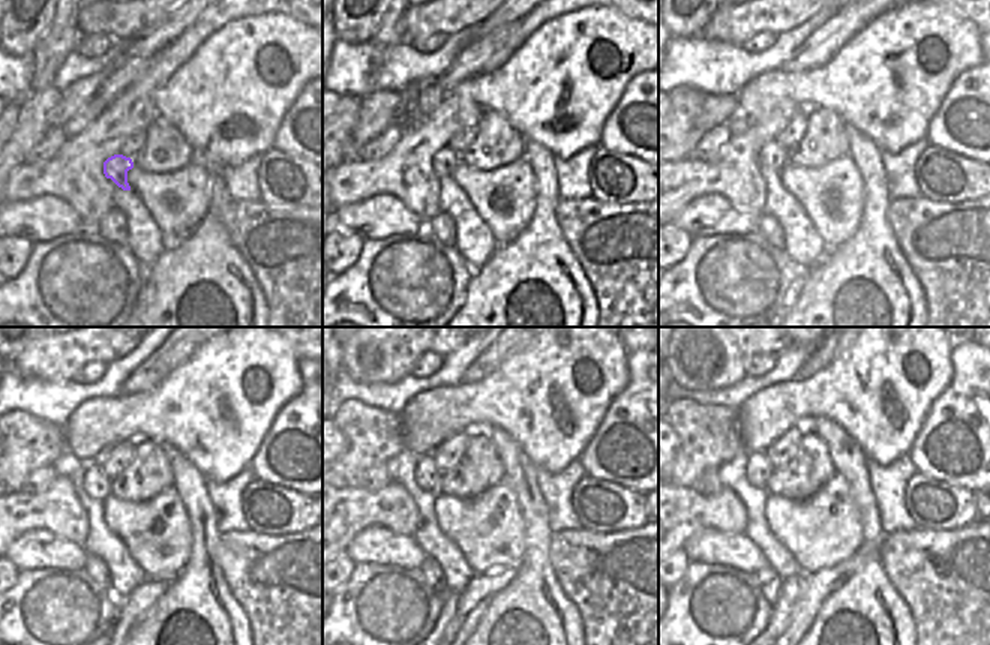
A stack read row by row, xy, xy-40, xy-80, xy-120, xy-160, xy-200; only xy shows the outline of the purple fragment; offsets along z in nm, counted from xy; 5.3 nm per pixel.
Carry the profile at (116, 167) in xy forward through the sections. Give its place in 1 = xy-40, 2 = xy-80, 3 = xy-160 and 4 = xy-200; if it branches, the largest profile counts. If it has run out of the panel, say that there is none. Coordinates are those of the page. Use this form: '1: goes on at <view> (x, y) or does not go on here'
1: goes on at xy-40 (444, 162)
2: goes on at xy-80 (773, 155)
3: goes on at xy-160 (428, 476)
4: goes on at xy-200 (758, 470)

